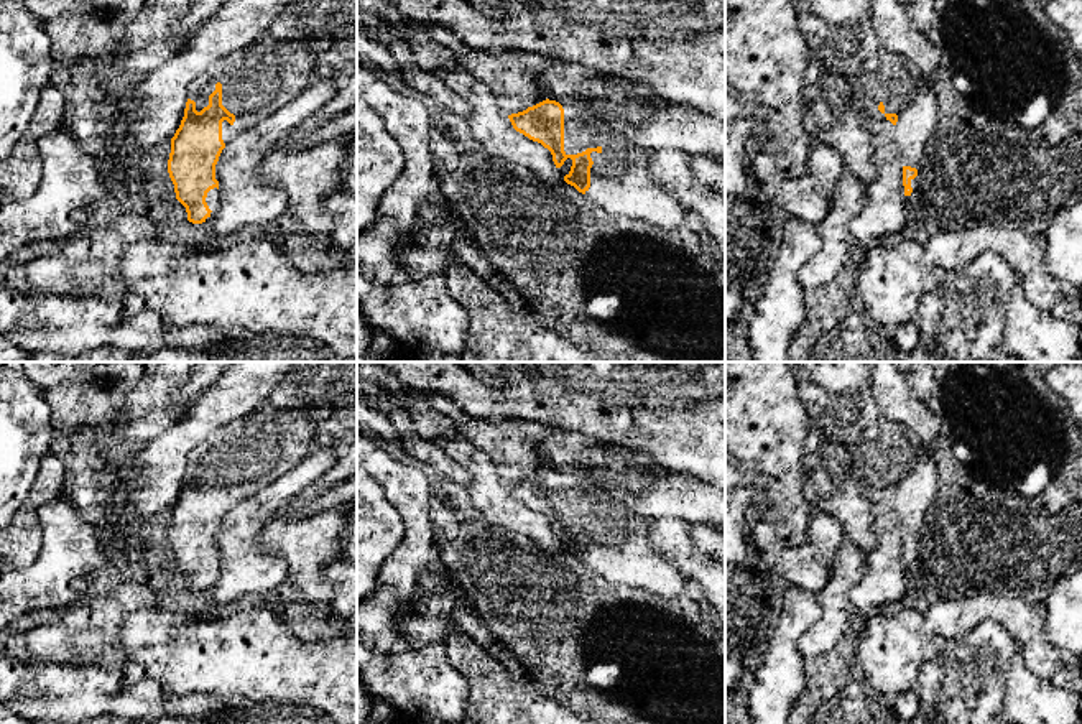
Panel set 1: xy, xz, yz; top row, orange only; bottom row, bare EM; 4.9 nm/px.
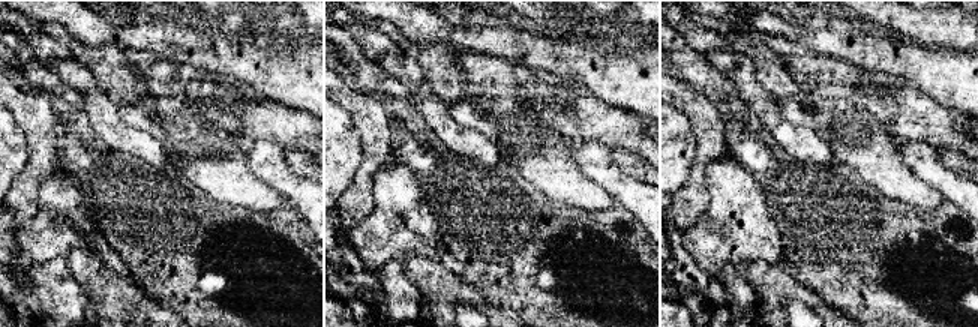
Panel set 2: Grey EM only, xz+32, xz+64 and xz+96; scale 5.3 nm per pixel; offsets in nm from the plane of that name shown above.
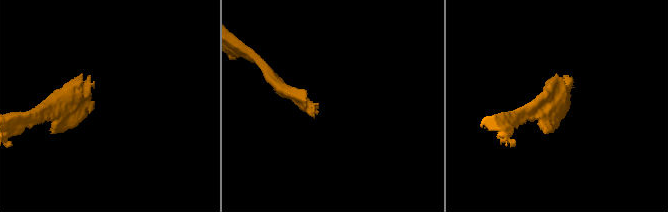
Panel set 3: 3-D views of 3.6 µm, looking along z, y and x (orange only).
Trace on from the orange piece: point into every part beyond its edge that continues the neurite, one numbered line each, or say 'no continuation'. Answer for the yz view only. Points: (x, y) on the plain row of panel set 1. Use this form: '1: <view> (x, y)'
1: yz (887, 446)

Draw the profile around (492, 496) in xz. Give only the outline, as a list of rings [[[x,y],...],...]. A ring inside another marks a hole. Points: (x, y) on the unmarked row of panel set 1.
[[[459,434],[434,443],[469,471],[470,499],[492,525],[525,535],[548,551],[564,550],[551,520],[516,500],[508,484],[500,479],[495,464],[470,441]]]

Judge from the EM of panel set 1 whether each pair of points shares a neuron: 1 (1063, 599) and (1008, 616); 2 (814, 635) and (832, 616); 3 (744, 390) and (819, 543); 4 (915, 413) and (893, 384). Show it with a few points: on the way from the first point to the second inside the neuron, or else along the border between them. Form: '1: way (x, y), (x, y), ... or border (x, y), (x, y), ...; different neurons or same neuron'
1: border (1043, 603), (1045, 632), (1053, 642); different neurons
2: way (819, 631), (829, 621); same neuron
3: border (816, 510), (801, 543), (785, 547), (776, 538); different neurons
4: way (908, 407), (893, 390); same neuron

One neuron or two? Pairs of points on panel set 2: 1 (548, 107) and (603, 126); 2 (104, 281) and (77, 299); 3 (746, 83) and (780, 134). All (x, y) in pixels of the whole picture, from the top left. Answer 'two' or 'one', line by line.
1: one
2: two
3: one

